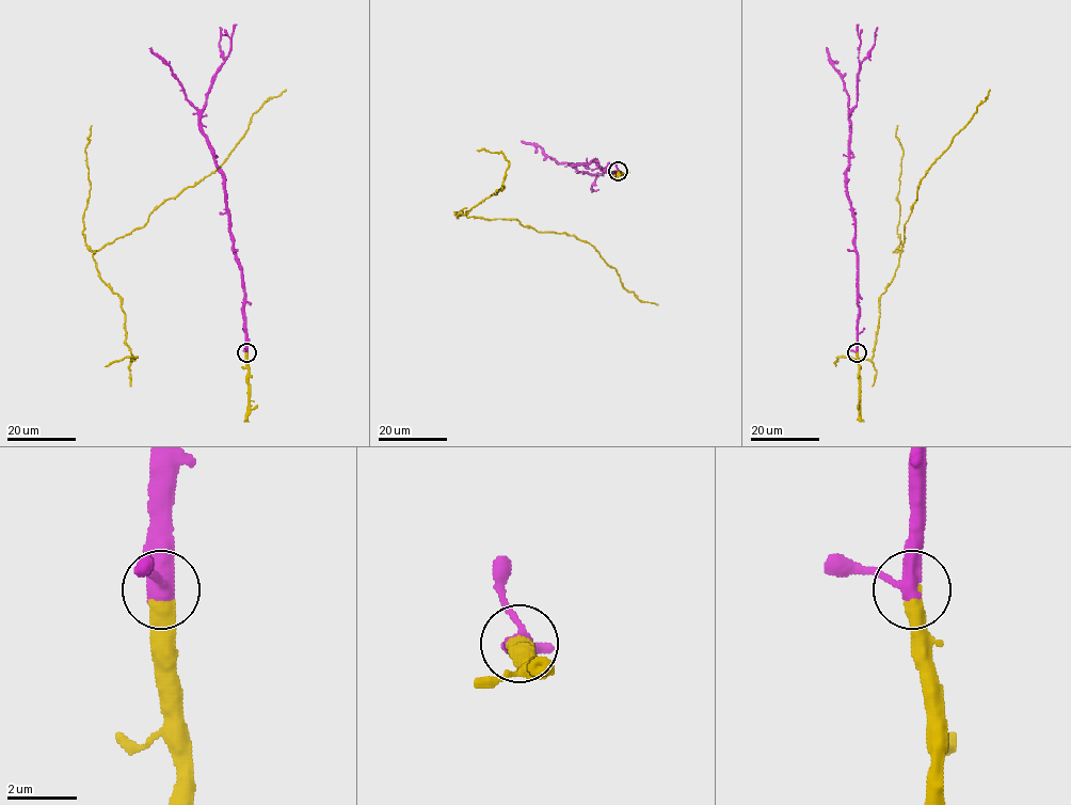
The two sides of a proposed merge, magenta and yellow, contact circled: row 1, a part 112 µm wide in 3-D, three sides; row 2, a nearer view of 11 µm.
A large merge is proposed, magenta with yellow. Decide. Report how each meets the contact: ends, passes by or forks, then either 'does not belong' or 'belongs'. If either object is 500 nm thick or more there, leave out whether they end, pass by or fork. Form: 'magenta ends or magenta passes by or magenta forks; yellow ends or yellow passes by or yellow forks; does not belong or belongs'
magenta passes by; yellow ends; belongs

